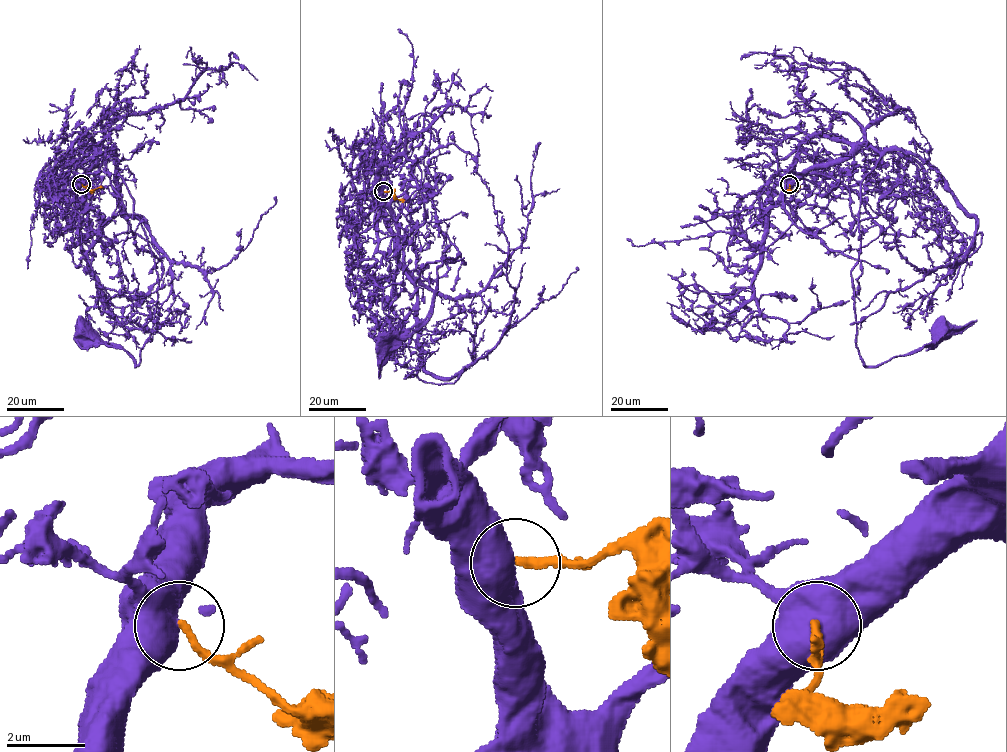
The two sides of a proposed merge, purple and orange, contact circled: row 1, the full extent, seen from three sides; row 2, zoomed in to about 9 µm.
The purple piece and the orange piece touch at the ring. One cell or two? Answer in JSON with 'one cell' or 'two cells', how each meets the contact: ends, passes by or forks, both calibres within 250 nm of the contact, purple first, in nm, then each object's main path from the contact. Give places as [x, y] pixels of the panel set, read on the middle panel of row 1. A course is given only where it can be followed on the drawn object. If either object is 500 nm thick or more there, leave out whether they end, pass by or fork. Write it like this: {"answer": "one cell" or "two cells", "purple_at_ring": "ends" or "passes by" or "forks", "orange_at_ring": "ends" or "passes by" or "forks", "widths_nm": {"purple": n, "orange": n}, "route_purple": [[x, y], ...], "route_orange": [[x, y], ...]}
{"answer": "one cell", "widths_nm": {"purple": 750, "orange": 190}, "route_purple": [[384, 192], [397, 263], [412, 282], [427, 263], [453, 262], [460, 254], [437, 270], [424, 318], [384, 340]], "route_orange": [[384, 191], [391, 191], [404, 201]]}

